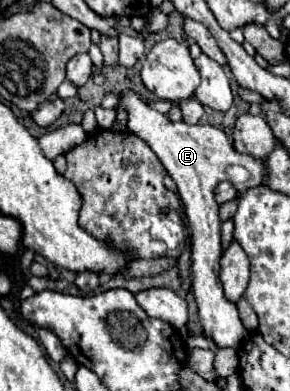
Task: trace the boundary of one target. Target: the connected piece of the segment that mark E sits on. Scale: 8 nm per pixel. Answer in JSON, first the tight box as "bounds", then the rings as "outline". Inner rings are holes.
{"bounds":[117,90,265,348],"outline":[[[123,90],[119,94],[117,110],[127,112],[127,128],[129,132],[143,138],[151,150],[159,156],[169,176],[175,180],[179,188],[179,196],[191,226],[191,288],[199,306],[199,320],[203,332],[215,340],[219,346],[239,348],[249,336],[245,326],[241,324],[239,312],[233,302],[225,300],[223,286],[219,280],[219,258],[221,258],[221,220],[217,216],[217,202],[213,198],[213,190],[219,182],[231,182],[237,191],[245,193],[253,186],[259,186],[265,178],[265,164],[255,160],[253,156],[245,156],[233,150],[233,144],[225,136],[223,130],[215,126],[203,124],[185,124],[183,120],[173,122],[165,112],[151,108],[135,90]],[[227,168],[235,168],[233,176]]]}

